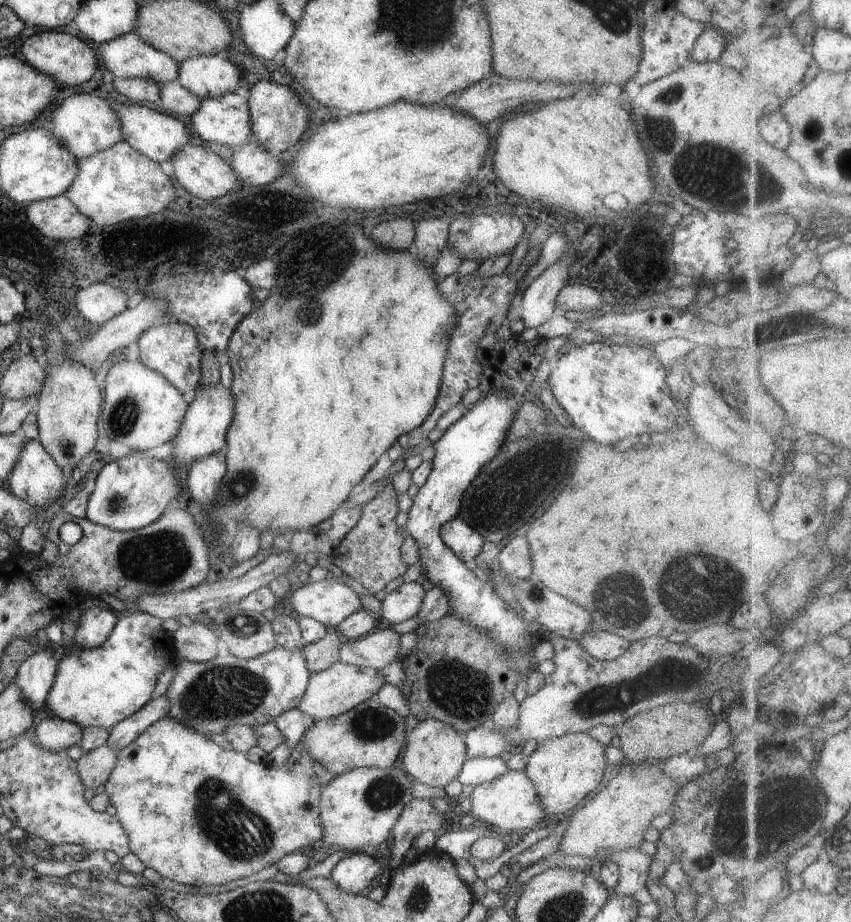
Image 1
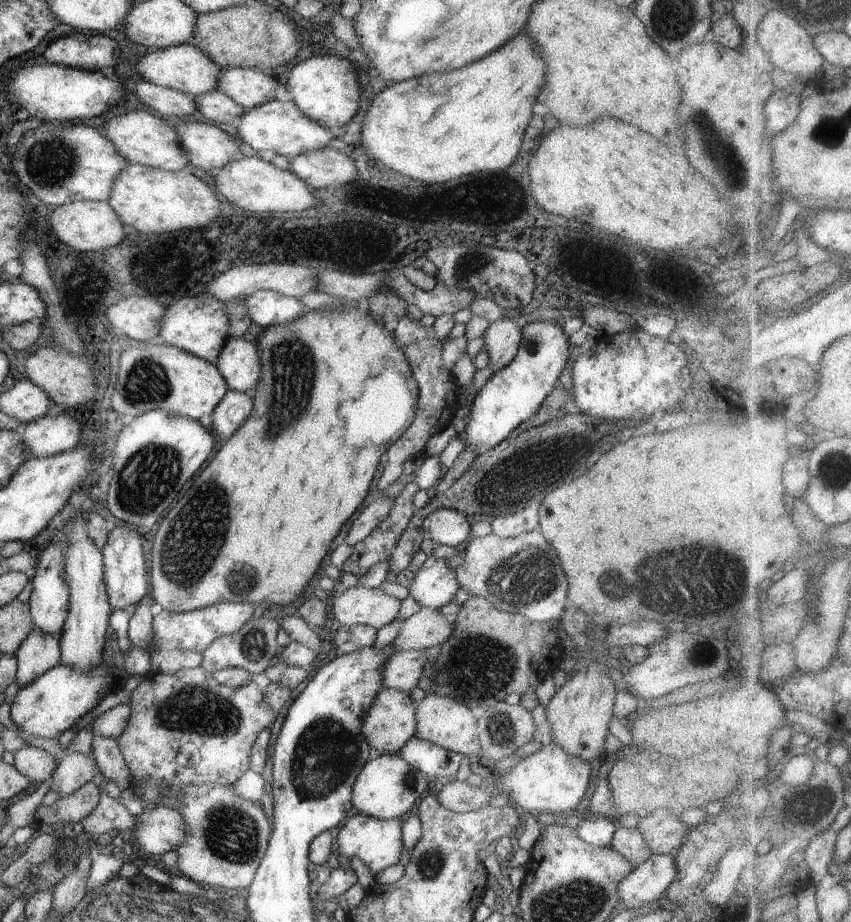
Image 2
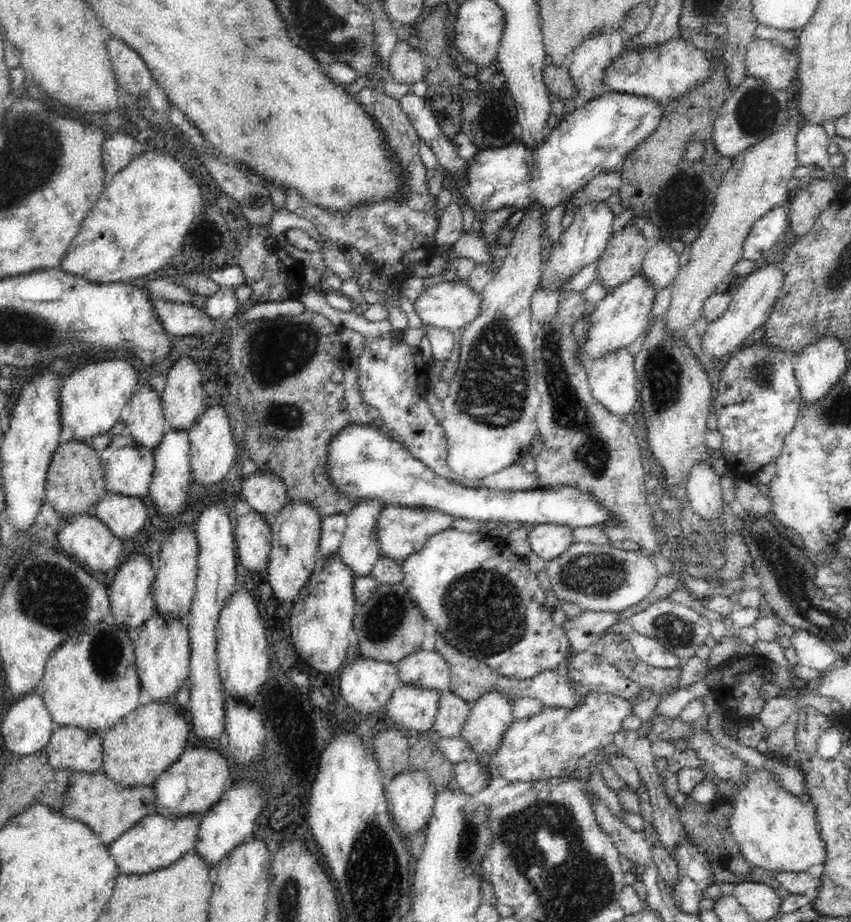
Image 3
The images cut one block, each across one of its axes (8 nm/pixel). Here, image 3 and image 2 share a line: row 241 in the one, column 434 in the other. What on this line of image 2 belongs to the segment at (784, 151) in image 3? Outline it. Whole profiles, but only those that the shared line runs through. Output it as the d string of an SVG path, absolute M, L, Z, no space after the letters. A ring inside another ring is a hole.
M427 694L415 709L416 733L418 739L440 746L445 750L457 753L463 757L484 761L485 751L479 740L479 729L472 712L452 698Z

